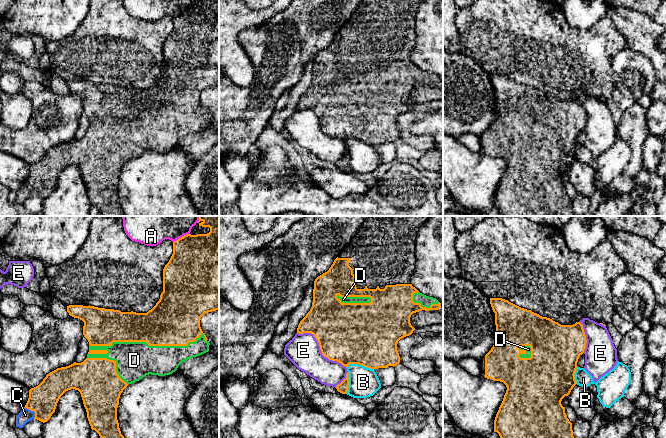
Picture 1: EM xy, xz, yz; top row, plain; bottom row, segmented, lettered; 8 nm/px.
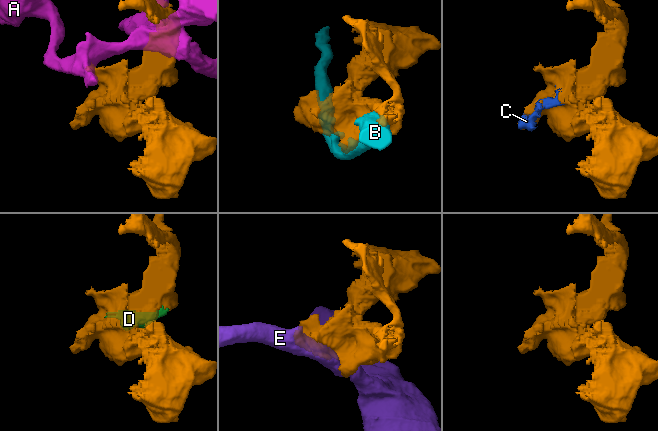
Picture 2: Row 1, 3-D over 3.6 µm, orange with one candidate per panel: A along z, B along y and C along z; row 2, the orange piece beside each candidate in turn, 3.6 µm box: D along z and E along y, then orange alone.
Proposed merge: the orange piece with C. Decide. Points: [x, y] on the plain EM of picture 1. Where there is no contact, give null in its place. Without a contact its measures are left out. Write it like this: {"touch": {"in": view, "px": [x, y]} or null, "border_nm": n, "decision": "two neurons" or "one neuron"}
{"touch": {"in": "xy", "px": [32, 186]}, "border_nm": 130, "decision": "one neuron"}

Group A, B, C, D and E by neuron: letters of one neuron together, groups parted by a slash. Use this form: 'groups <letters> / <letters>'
groups A / B / C D / E

